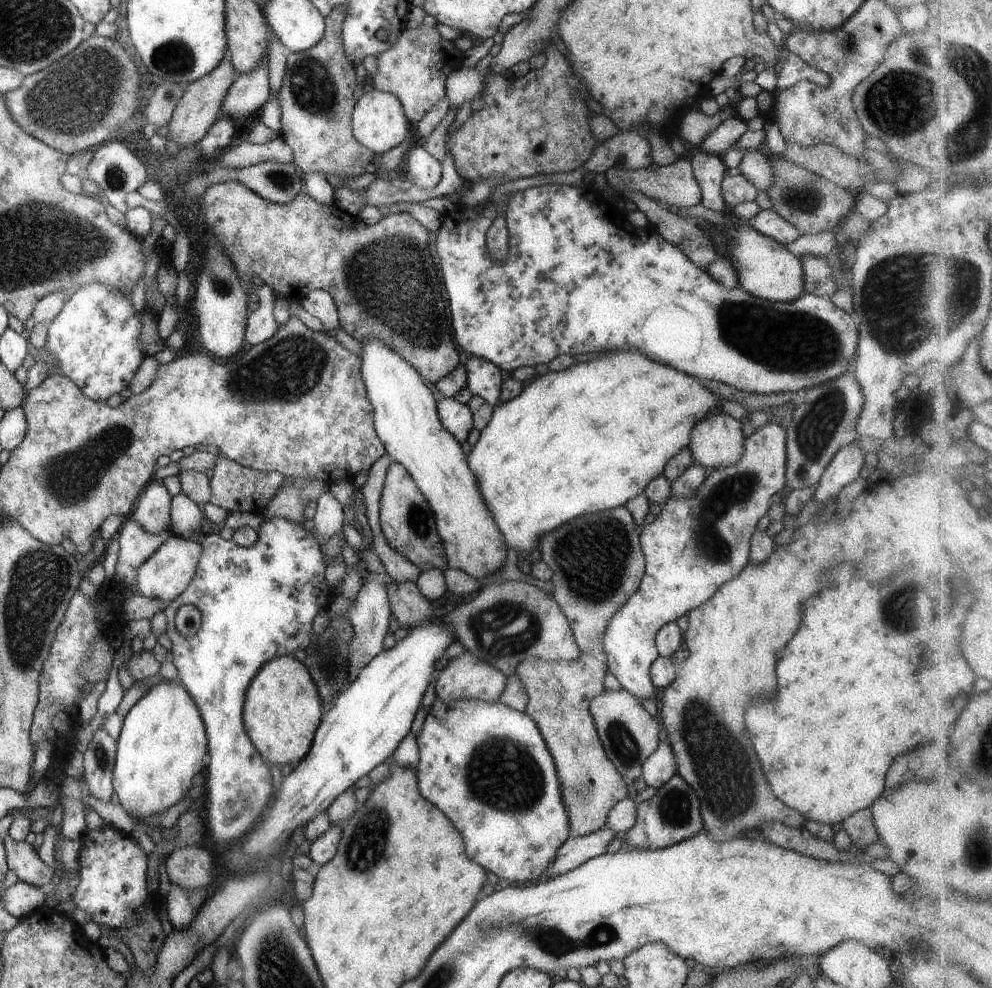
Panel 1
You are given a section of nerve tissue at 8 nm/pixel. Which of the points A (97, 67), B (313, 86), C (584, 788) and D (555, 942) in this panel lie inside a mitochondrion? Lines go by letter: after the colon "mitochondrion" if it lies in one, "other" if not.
A: mitochondrion
B: mitochondrion
C: mitochondrion
D: mitochondrion

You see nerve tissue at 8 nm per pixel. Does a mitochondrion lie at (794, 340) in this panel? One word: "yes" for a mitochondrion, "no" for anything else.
yes

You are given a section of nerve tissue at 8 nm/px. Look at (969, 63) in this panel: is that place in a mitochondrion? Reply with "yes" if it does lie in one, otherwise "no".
yes

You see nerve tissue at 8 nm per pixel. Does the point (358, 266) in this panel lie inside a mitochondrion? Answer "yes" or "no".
yes

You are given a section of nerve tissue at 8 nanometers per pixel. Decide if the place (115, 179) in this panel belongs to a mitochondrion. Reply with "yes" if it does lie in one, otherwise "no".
yes

